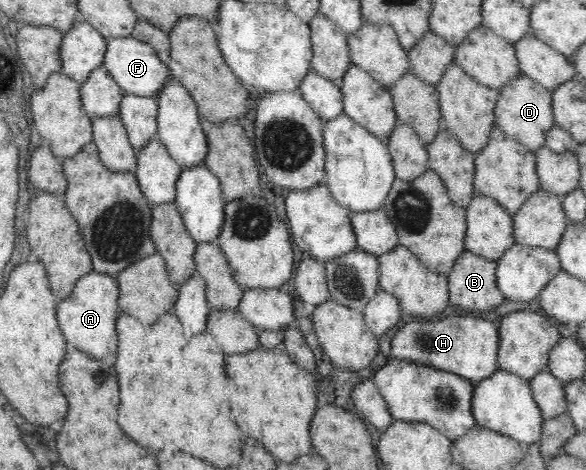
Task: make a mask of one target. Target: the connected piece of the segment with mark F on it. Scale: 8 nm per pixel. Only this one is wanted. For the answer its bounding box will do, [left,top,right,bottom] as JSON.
[103,36,171,97]

